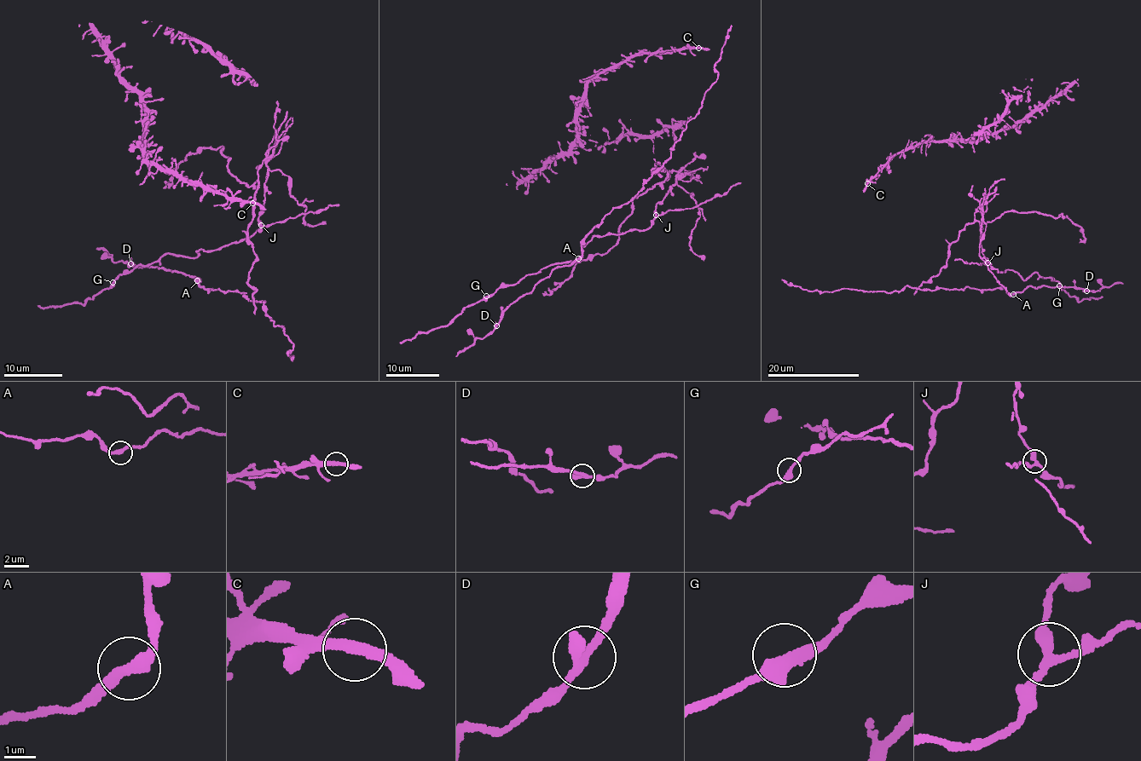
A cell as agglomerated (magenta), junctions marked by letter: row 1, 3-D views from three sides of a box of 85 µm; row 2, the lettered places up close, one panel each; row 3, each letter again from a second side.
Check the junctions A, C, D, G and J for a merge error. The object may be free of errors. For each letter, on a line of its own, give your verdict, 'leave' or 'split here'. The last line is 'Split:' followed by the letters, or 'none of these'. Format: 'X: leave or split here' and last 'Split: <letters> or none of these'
A: leave
C: leave
D: leave
G: leave
J: split here
Split: J

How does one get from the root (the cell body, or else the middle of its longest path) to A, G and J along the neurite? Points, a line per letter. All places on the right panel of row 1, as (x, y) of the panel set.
A: (999, 181), (981, 199), (974, 221), (950, 245), (945, 266), (919, 287), (1004, 288), (1013, 294)
G: (999, 181), (983, 204), (983, 256), (998, 272), (1009, 269), (1025, 279), (1033, 271), (1059, 285)
J: (999, 181), (989, 189), (983, 204), (980, 245), (987, 262)

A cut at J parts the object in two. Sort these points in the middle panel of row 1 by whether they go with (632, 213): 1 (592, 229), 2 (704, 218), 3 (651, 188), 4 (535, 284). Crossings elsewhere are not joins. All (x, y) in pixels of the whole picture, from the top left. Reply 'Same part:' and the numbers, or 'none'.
Same part: 2, 3

